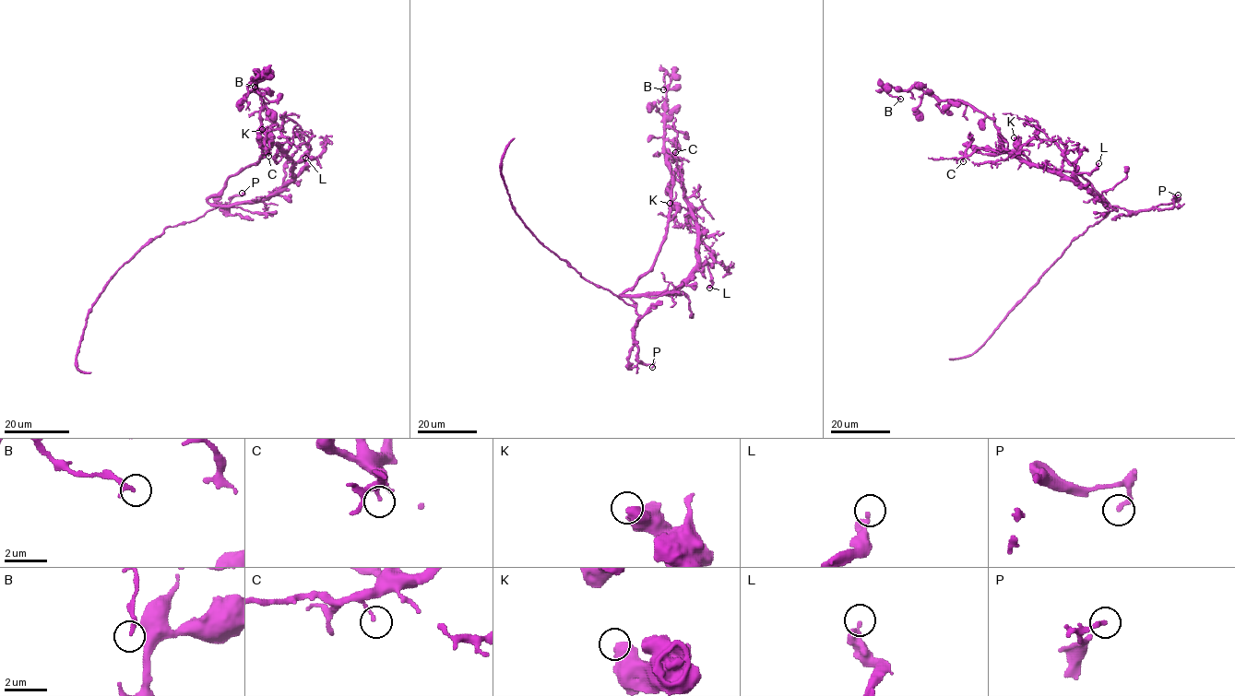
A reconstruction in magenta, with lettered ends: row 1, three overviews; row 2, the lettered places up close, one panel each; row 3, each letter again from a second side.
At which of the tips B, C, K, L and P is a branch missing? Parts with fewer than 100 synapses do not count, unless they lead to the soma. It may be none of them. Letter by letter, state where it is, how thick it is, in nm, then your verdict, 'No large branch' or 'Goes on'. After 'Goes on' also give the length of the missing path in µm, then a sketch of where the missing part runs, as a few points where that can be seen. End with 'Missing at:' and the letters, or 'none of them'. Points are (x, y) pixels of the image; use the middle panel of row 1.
B: Place: (663, 89). Thickness 240 nm. No large branch
C: Place: (675, 152). Thickness 130 nm. No large branch
K: Place: (670, 203). Thickness 600 nm. No large branch
L: Place: (709, 288). Thickness 360 nm. No large branch
P: Place: (652, 367). Thickness 220 nm. No large branch
Missing at: none of them

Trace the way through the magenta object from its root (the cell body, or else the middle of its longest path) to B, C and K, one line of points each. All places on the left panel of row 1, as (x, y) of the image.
B: (207, 199), (230, 177), (261, 159), (263, 100), (255, 90), (255, 77), (262, 75), (255, 80), (255, 87)
C: (207, 199), (221, 189), (230, 177), (261, 159), (264, 147), (260, 139), (268, 156)
K: (207, 199), (221, 189), (230, 177), (255, 165), (264, 155), (268, 148), (268, 136), (262, 129)

